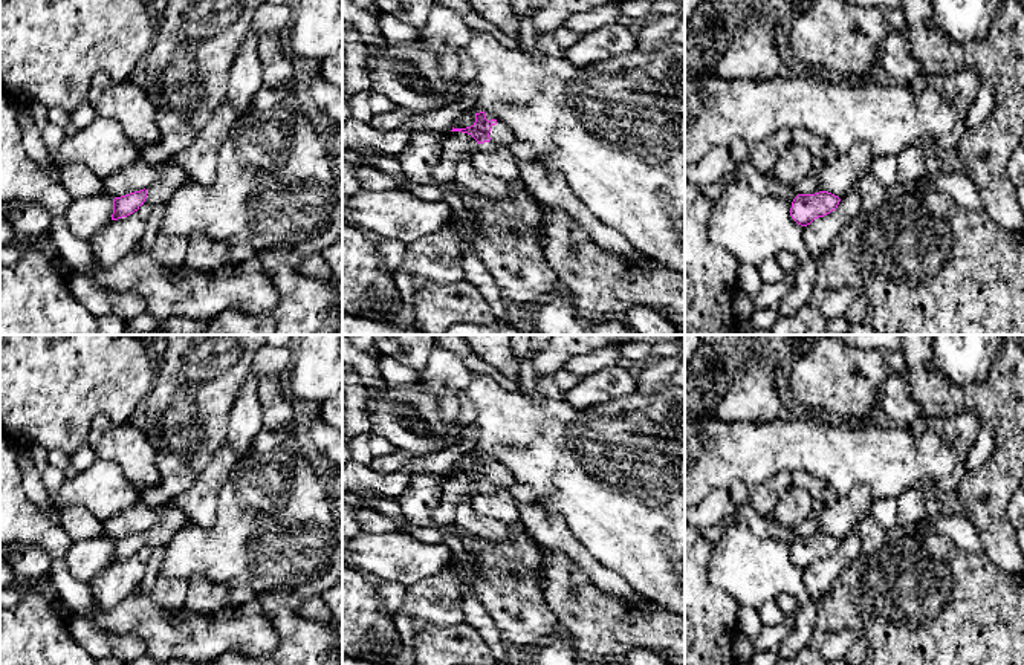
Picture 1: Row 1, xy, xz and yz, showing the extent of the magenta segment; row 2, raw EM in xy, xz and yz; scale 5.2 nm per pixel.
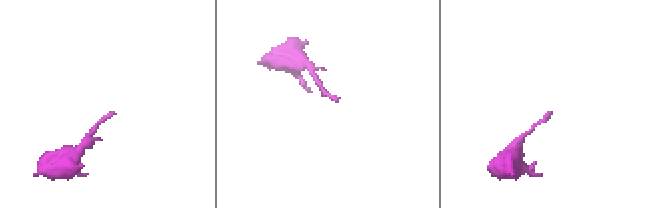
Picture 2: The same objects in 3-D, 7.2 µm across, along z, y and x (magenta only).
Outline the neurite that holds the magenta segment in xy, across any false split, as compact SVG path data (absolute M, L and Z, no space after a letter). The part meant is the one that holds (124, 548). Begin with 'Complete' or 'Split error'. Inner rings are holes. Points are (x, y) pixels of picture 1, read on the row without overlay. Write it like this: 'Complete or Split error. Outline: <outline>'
Split error. Outline: M168 501L154 506L160 520L141 534L134 534L113 541L112 563L127 560L139 552L141 547L165 547L173 535L188 521L186 515L173 508Z

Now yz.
Complete. Outline: M827 534L798 537L792 544L790 558L798 567L807 569L815 561L834 553L839 544L841 541L838 538Z

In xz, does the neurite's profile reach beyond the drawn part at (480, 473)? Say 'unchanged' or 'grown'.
grown

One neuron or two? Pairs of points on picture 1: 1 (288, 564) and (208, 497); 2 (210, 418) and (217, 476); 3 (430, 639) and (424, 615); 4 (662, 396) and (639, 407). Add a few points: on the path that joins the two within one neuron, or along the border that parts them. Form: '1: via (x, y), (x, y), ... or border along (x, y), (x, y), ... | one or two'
1: border along (230, 471), (216, 522), (208, 528), (193, 525) | two
2: border along (225, 442), (199, 474) | two
3: border along (462, 621), (453, 626), (427, 626), (416, 633) | two
4: border along (636, 392), (648, 399), (645, 413) | two

